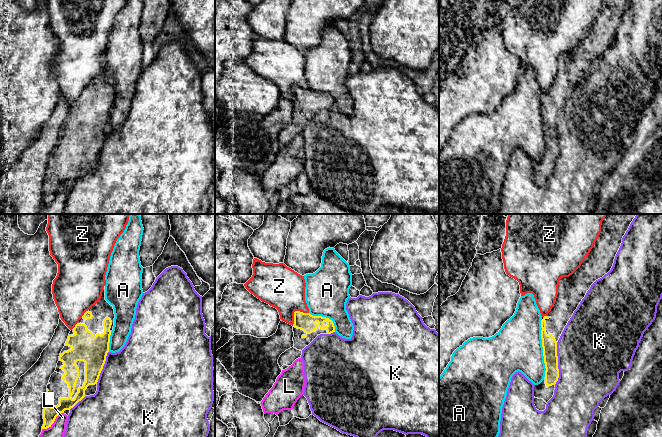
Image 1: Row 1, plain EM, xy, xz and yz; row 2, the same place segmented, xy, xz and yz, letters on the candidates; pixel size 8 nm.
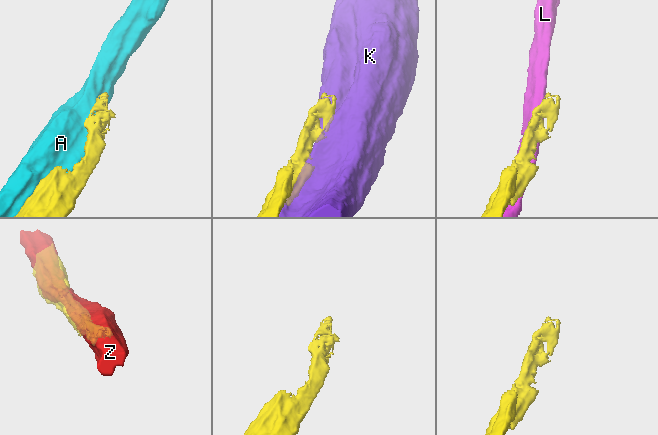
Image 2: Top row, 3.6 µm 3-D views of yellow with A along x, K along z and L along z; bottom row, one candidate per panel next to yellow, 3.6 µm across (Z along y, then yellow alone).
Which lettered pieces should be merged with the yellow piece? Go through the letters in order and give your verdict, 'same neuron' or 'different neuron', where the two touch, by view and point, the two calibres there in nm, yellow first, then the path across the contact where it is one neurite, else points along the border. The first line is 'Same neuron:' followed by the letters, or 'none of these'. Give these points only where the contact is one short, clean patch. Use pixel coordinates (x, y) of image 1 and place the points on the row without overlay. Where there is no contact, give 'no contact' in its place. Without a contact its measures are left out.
Same neuron: none of these
A: different neuron; meets yellow in yz at (543, 125); 120 nm thick on the yellow side, 380 nm on the other
K: different neuron; meets yellow in yz at (557, 139); 120 nm thick on the yellow side, 500 nm on the other
L: different neuron; meets yellow in xy at (53, 198); 110 nm thick on the yellow side, 170 nm on the other
Z: different neuron; meets yellow in xz at (294, 88); 140 nm thick on the yellow side, 340 nm on the other

